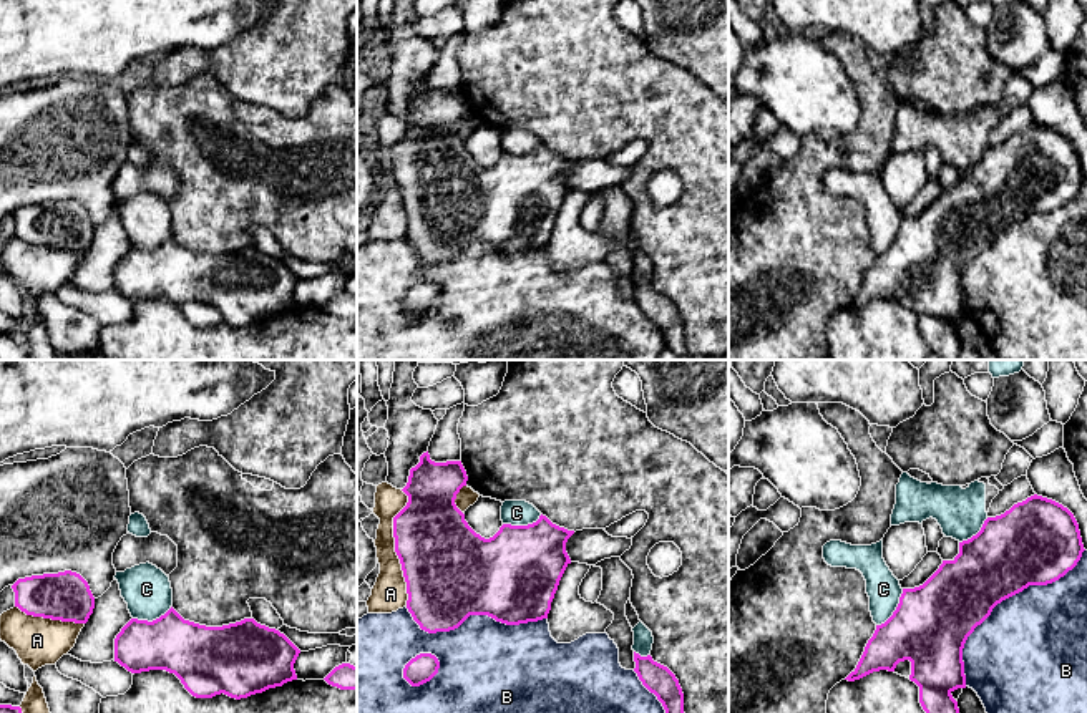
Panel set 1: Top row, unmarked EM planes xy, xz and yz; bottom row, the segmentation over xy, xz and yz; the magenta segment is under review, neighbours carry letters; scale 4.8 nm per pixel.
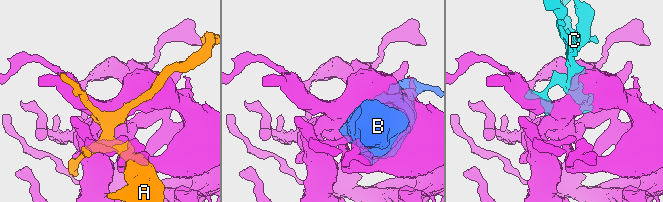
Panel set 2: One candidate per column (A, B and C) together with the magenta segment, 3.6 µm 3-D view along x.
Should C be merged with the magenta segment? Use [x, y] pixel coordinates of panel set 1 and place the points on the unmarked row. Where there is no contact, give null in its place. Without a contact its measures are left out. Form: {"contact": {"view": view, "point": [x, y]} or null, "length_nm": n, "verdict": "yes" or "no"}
{"contact": {"view": "yz", "point": [896, 237]}, "length_nm": 220, "verdict": "yes"}

